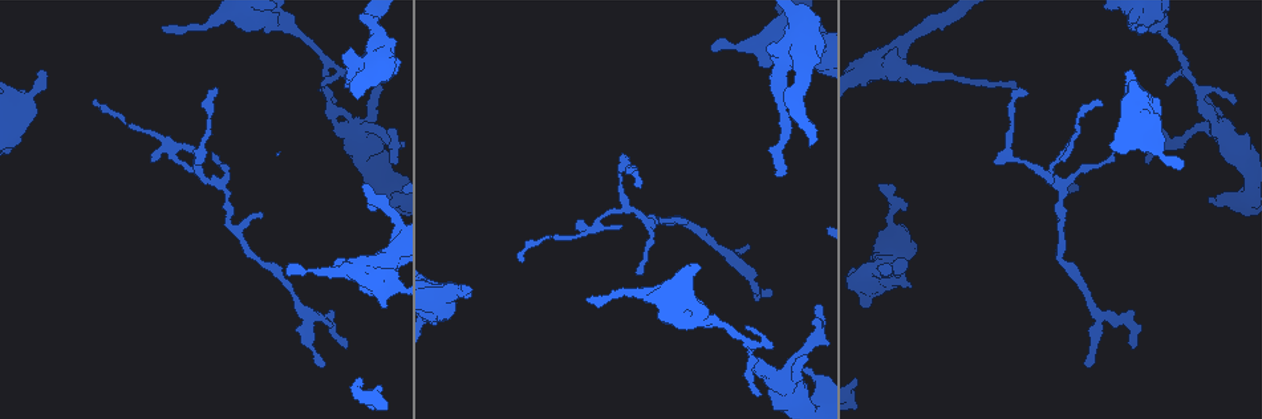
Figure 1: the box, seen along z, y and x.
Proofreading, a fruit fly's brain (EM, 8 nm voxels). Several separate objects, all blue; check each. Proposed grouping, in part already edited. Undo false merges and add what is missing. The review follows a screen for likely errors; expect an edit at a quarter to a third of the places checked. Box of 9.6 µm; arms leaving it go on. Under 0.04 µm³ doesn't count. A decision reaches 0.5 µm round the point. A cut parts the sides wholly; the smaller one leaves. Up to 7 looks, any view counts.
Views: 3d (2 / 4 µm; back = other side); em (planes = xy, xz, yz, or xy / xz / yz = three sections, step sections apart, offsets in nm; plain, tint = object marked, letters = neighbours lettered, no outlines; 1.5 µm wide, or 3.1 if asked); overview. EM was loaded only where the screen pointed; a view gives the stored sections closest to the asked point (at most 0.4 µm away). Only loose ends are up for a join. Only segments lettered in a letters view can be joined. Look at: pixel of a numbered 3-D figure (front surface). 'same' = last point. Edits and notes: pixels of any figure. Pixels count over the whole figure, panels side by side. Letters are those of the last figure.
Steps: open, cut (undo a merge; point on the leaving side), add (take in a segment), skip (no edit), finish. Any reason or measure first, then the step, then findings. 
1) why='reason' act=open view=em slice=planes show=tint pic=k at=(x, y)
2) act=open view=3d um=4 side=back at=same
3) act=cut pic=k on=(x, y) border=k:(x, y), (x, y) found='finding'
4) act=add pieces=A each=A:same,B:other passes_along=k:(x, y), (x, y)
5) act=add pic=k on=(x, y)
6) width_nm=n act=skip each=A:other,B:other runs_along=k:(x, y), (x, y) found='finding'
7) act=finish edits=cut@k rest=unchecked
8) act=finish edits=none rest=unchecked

why='branch stops here' act=open view=em slice=planes show=tint pic=1 at=(805, 367)

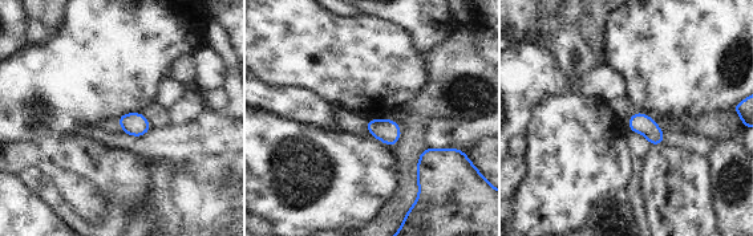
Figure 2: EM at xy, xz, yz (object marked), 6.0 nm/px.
act=open view=em slice=planes show=letters at=same

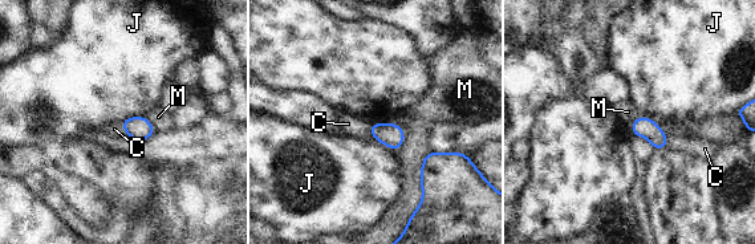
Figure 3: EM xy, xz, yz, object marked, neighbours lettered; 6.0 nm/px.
act=skip each=C:other,J:other,M:other border=3:(120, 123), (128, 135) found='no lettered segment goes on from it'

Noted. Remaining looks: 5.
why='an open end' act=open view=em slice=planes show=plain pic=1 at=(1087, 364)

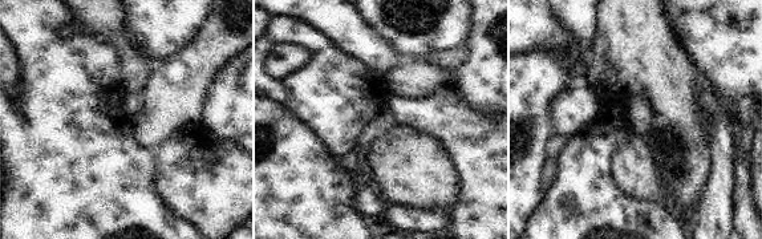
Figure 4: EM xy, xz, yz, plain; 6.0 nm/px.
why='where the object lies' act=open view=em slice=planes show=tint at=same

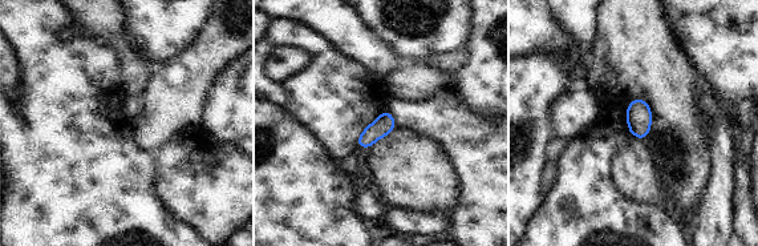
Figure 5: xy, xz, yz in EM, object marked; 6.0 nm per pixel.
act=open view=em slice=planes show=letters at=same

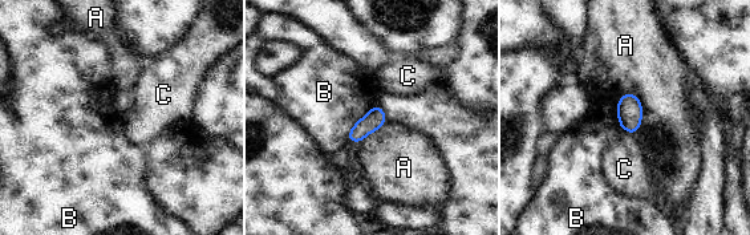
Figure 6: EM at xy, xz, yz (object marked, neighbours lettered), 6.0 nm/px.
width_nm=120 act=skip each=A:other,B:other,C:other border=6:(374, 104), (355, 124), (347, 141) found='no lettered segment goes on from it'

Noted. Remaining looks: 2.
why='an open end' act=open view=em slice=xz step=8 show=letters pic=1 at=(712, 49)

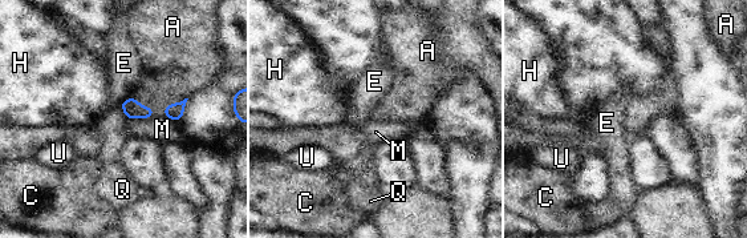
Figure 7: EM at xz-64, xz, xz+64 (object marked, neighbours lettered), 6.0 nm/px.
act=open view=em slice=planes show=letters at=same

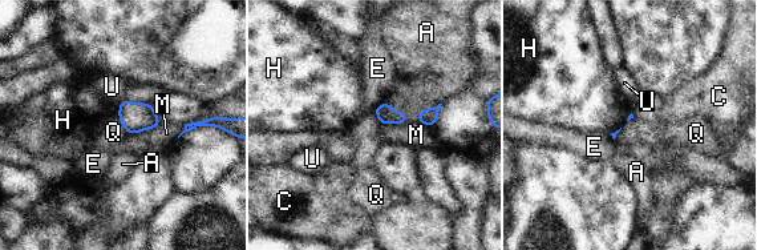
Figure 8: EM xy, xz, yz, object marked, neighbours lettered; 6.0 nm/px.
longest_contact=M:240nm act=skip each=A:other,C:other,E:other,H:other,M:other,Q:other,U:other border=8:(121, 100), (117, 115) found='no lettered segment goes on from it'

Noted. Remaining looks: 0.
act=finish edits=none rest=unchecked

